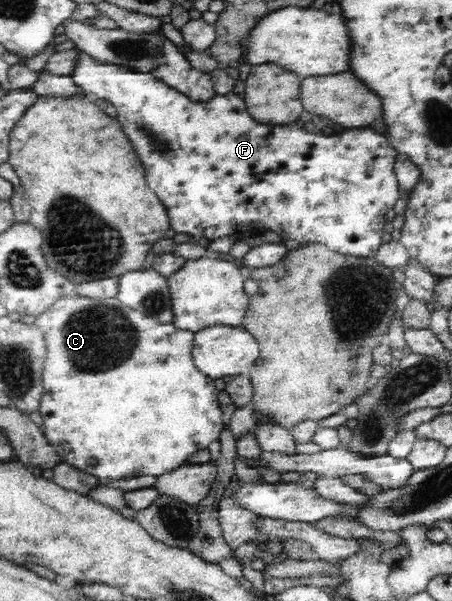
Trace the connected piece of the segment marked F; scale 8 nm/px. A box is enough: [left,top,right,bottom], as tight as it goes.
[72,51,399,257]

